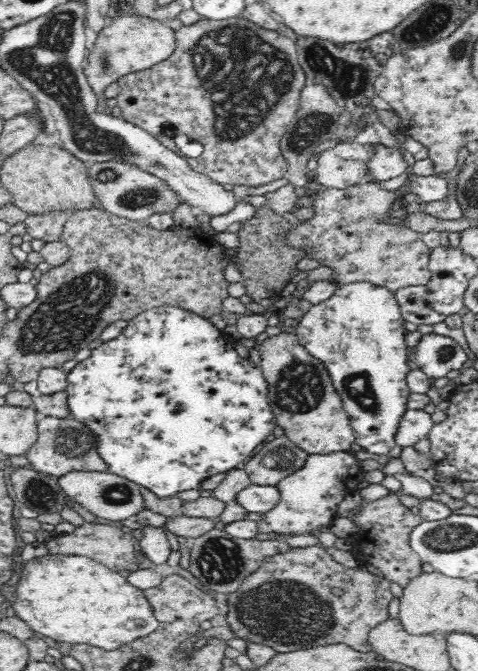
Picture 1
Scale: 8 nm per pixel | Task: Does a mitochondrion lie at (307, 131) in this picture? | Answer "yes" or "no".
yes

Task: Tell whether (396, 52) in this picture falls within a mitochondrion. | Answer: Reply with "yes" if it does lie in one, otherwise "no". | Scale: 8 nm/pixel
no

